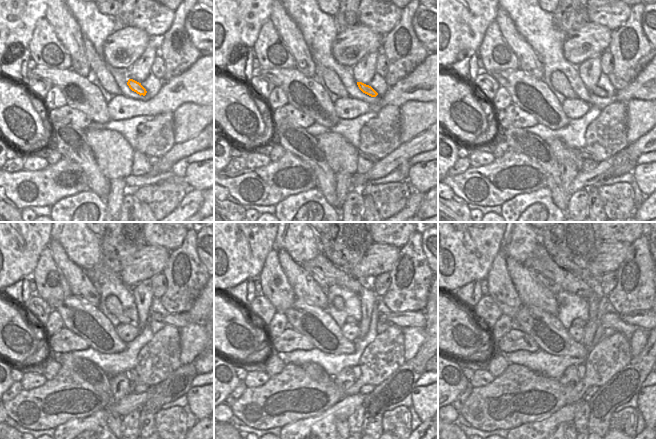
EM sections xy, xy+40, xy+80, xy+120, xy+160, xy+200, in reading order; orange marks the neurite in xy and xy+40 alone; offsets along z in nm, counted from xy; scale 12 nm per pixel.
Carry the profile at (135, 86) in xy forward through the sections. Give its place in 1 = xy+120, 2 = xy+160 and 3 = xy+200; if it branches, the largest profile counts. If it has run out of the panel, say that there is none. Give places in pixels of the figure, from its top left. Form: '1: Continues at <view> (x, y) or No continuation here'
1: Continues at xy+120 (179, 320)
2: Continues at xy+160 (405, 319)
3: Continues at xy+200 (641, 319)

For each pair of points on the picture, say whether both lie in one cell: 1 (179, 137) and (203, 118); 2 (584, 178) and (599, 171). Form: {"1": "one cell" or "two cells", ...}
{"1": "one cell", "2": "one cell"}

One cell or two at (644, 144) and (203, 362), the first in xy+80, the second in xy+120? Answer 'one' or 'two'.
one

